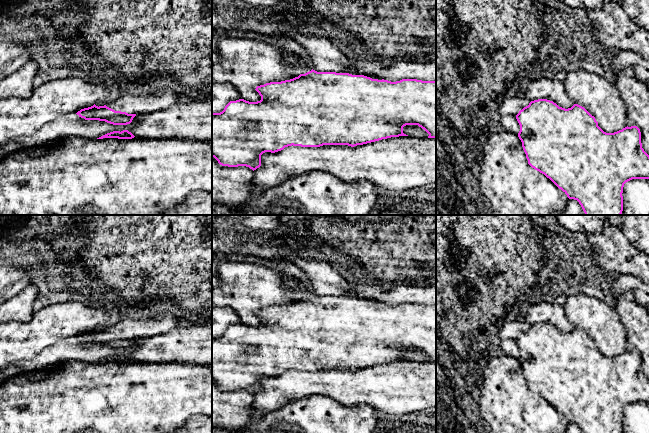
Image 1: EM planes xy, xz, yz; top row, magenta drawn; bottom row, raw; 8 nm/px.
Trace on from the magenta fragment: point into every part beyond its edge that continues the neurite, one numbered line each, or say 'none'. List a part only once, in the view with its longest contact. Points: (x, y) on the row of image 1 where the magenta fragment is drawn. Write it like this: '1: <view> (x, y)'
1: xz (325, 57)

